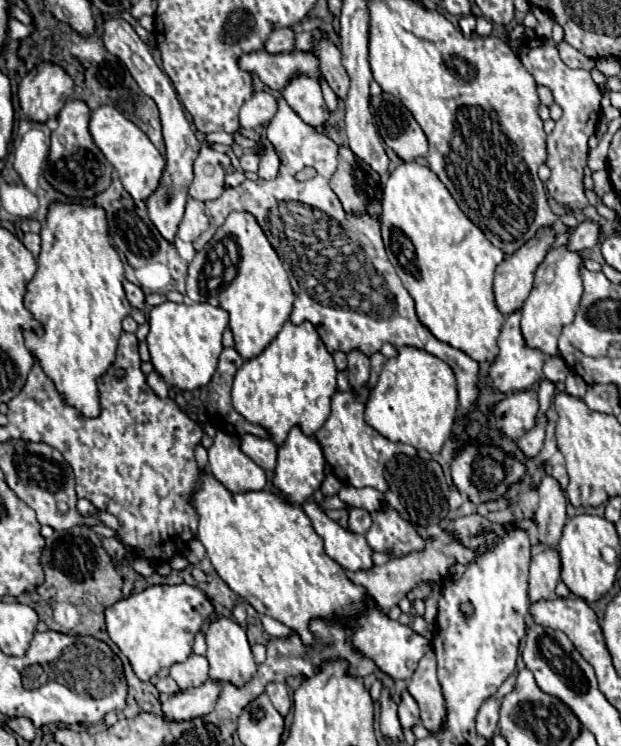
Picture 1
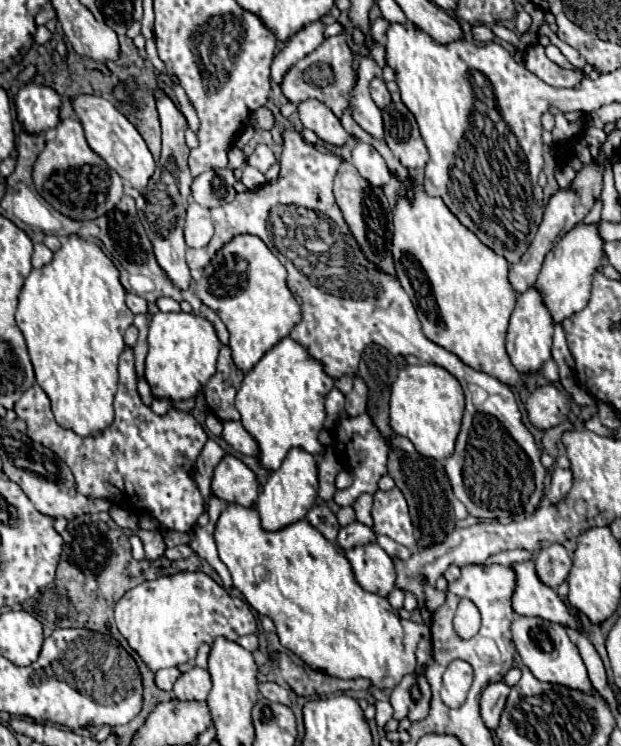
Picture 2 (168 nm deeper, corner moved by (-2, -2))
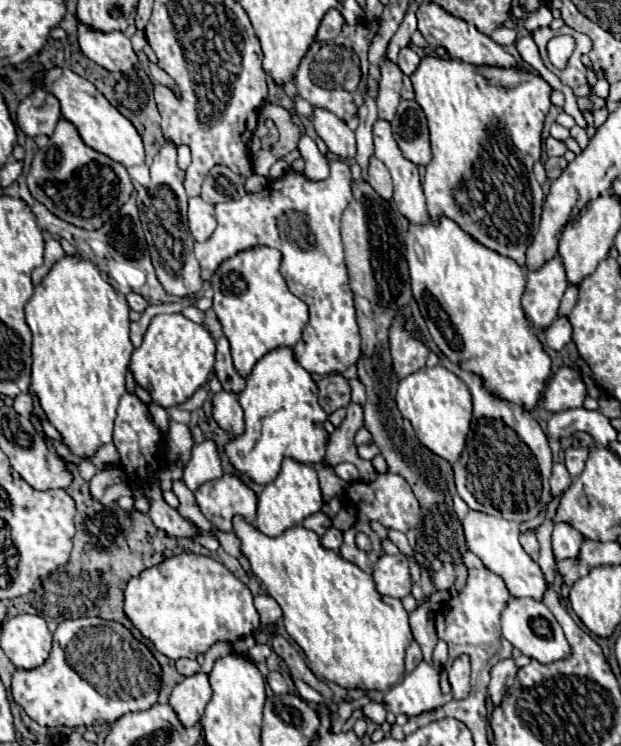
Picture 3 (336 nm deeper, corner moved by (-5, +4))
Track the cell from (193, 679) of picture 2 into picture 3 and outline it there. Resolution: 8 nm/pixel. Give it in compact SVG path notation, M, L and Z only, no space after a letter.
M197 672L193 676L187 676L183 682L179 682L171 696L169 706L175 710L179 722L189 728L197 722L201 722L205 706L211 700L211 686L209 678L203 672Z

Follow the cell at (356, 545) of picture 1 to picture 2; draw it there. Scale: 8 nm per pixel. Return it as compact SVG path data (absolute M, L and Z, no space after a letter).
M376 542L340 552L348 558L356 582L364 590L378 596L388 596L388 592L394 588L394 562Z

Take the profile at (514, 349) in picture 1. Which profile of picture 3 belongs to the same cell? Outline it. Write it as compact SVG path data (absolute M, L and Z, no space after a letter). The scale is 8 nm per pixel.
M559 256L547 260L539 270L527 274L523 310L533 326L547 328L557 318L559 302L567 286L569 282L565 266Z

